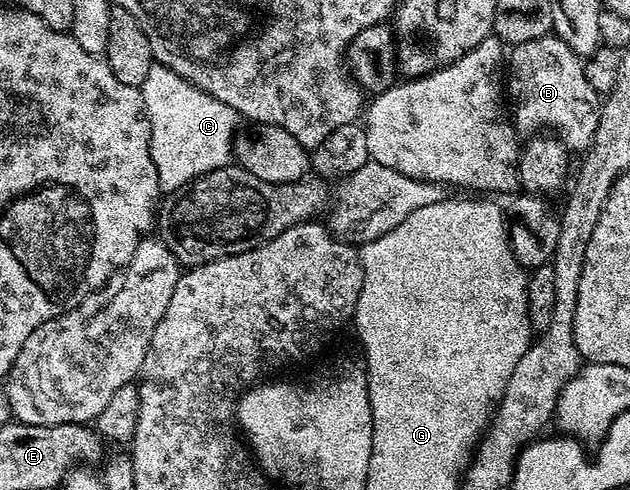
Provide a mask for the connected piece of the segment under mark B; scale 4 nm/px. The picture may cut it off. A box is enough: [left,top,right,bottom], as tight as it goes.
[505,33,601,152]

